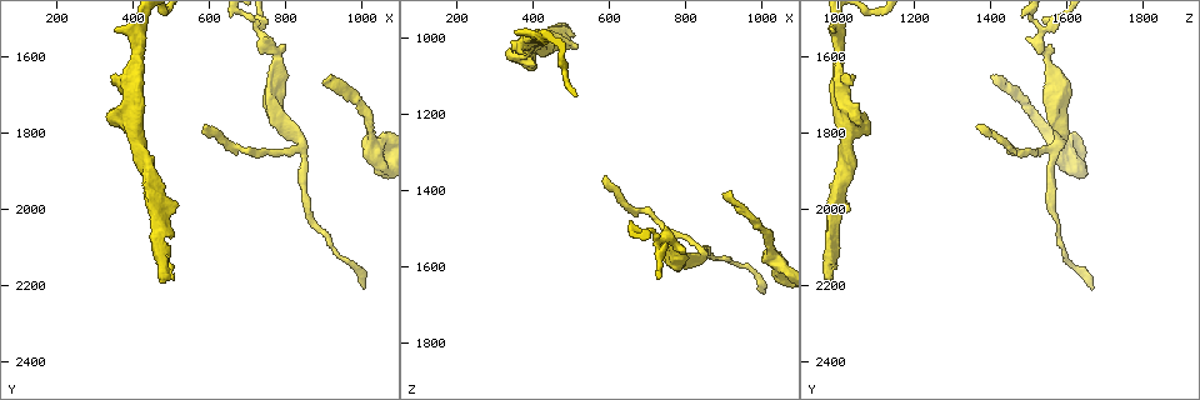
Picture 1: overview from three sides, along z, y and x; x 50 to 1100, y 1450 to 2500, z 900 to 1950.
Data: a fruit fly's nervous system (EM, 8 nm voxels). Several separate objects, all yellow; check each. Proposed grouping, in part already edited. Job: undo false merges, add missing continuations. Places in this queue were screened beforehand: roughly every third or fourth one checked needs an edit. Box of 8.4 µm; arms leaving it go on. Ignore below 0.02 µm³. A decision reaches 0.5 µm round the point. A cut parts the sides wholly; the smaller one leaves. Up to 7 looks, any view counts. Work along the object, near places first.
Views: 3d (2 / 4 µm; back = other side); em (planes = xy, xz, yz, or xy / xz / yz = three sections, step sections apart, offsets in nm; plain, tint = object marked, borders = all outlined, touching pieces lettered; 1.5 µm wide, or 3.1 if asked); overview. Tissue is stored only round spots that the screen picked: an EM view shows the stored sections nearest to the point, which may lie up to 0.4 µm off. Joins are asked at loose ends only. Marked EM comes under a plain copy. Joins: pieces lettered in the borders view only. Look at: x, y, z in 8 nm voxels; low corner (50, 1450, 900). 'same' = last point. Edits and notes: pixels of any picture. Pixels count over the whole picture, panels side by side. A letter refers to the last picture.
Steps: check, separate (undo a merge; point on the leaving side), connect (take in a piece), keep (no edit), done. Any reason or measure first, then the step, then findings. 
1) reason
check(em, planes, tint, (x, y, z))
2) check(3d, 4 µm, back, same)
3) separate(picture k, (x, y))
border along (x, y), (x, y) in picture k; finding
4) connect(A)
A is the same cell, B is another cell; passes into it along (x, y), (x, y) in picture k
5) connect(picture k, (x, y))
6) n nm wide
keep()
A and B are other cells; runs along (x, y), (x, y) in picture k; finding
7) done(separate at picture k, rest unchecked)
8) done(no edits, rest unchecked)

branch stops here
check(em, yz, step 8, borders, (335, 1655, 1015))

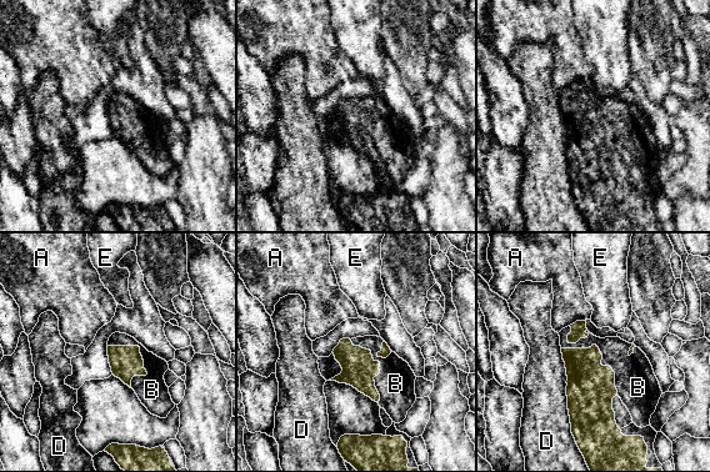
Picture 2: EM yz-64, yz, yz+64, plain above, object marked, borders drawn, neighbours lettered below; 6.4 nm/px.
check(em, planes, borders, same)

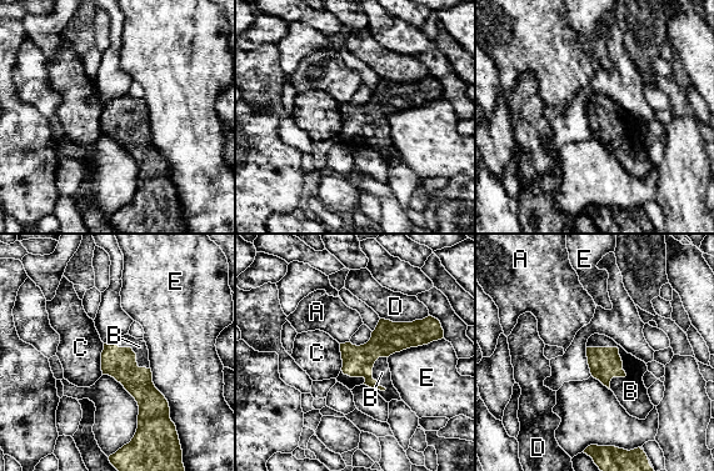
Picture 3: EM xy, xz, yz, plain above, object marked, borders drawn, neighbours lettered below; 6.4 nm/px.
150 nm wide
connect(B)
B is the same cell, A, C, D and E are other cells; it goes on there

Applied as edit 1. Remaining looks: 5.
check(overview)

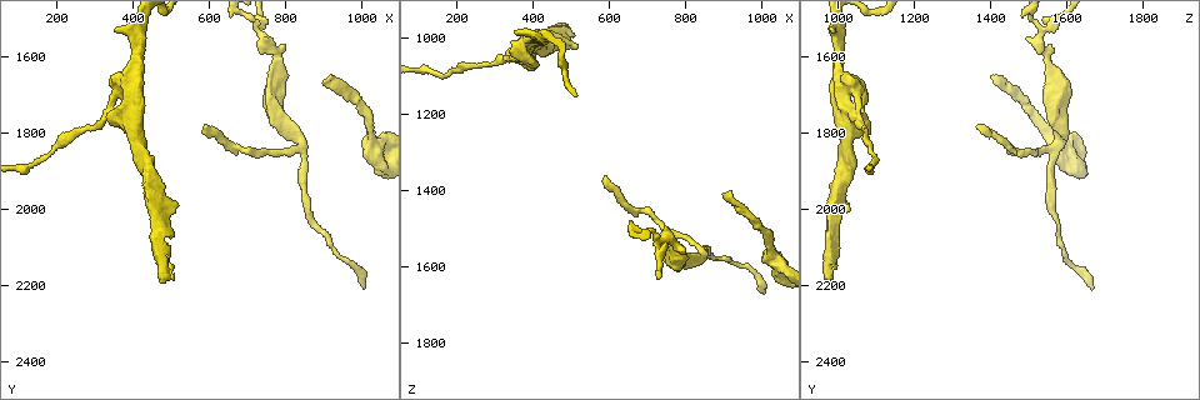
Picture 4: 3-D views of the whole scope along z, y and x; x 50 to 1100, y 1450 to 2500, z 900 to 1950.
check(3d, 4 µm, (720, 1520, 1525))

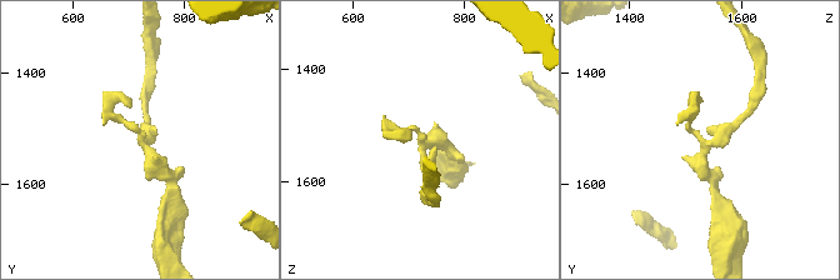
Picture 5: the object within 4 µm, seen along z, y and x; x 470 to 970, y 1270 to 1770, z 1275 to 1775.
3 arms; need the tissue
check(em, planes, borders, (730, 1525, 1535))

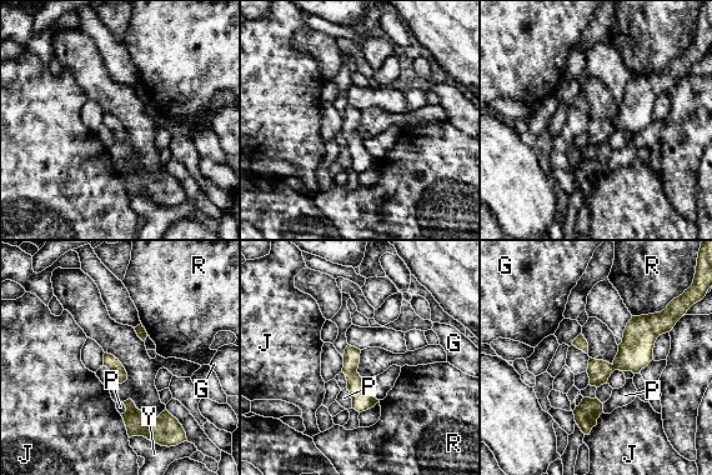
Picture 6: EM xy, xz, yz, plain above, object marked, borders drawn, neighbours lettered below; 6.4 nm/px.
keep()
G, J, P, R and Y are other cells; one neuron here

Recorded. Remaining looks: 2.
done(connect at picture 3, rest unchecked)

